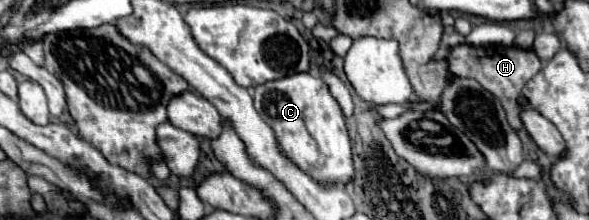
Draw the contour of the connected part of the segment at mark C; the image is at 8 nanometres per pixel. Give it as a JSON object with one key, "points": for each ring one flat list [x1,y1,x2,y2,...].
{"points":[[296,73,256,85,254,107,258,115,272,127,280,151,312,179,328,185,346,185,354,181,354,163,344,115,320,77,312,73]]}

